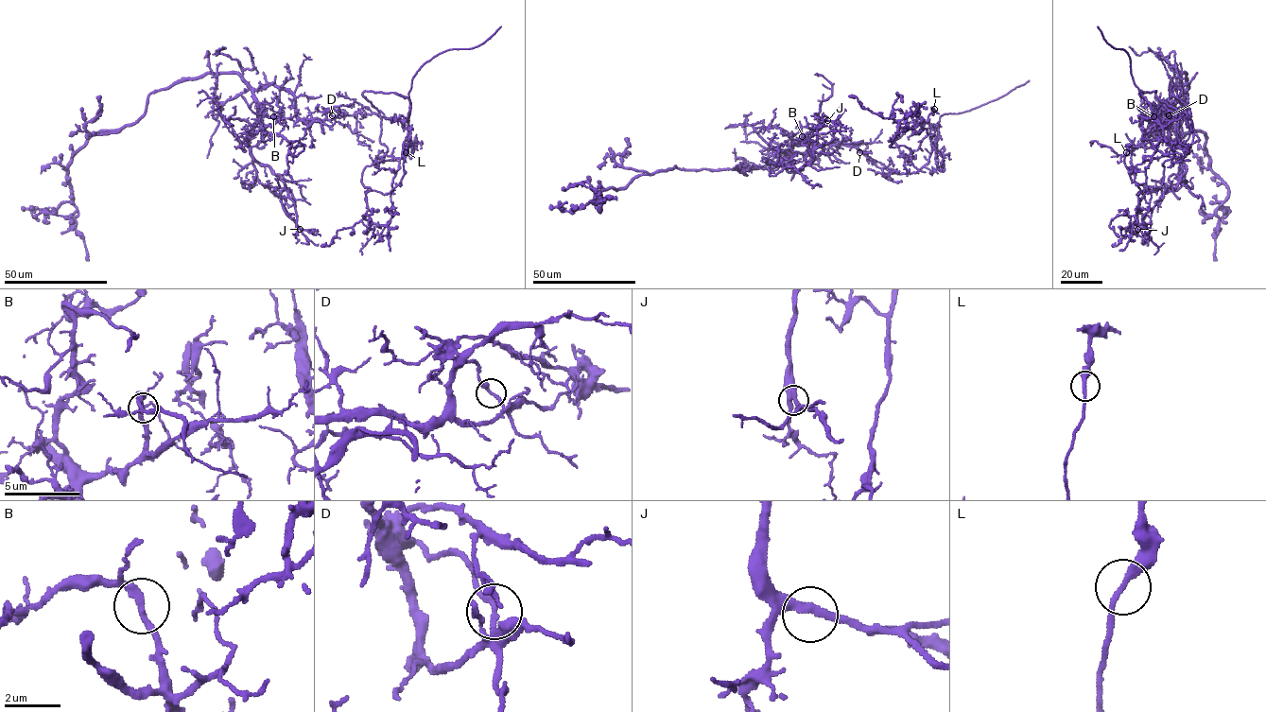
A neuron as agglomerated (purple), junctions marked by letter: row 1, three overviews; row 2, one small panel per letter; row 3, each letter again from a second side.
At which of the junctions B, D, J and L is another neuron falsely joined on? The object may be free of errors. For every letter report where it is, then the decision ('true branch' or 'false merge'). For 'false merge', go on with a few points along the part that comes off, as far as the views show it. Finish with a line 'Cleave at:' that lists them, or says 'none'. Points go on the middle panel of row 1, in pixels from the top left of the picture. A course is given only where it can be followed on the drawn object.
B: at (802, 136); true branch
D: at (859, 152); false merge; foreign part runs (859, 152), (913, 173), (938, 130), (891, 138), (908, 162), (890, 147), (895, 120), (848, 95)
J: at (827, 120); true branch
L: at (934, 109); true branch
Cleave at: D

